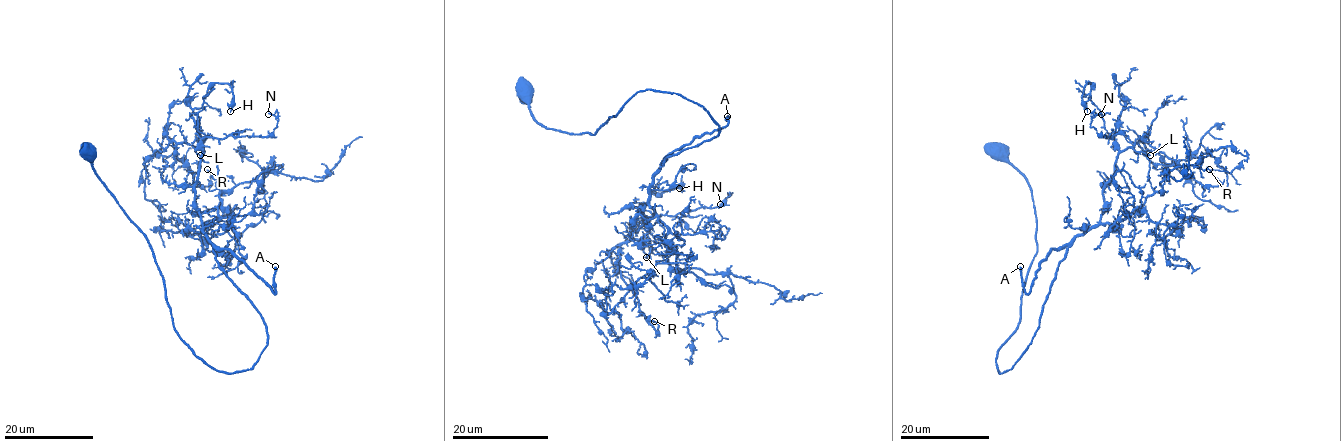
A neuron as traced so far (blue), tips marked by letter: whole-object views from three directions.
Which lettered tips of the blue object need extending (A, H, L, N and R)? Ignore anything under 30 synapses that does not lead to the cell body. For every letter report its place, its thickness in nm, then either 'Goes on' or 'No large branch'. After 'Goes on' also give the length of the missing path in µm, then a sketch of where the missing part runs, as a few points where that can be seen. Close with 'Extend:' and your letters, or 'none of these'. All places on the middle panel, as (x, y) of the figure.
A: Place: (727, 116). Thickness 320 nm. Goes on. Missing length about 120 µm. Course of what is missing: (727, 116), (806, 157), (799, 276), (771, 303), (698, 331), (669, 280)
H: Place: (679, 188). Thickness 110 nm. No large branch
L: Place: (646, 257). Thickness 170 nm. Goes on. Missing length about 20 µm. Course of what is missing: (646, 257), (654, 275), (681, 308), (684, 317)
N: Place: (720, 204). Thickness 110 nm. No large branch
R: Place: (654, 321). Thickness 130 nm. No large branch
Extend: A, L

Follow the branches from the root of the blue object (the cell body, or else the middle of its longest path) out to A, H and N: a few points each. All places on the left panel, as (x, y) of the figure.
A: (90, 150), (151, 248), (173, 329), (212, 368), (249, 370), (267, 344), (214, 247), (275, 293), (275, 266)
H: (90, 150), (177, 334), (249, 370), (267, 329), (195, 202), (215, 82), (230, 111)
N: (90, 150), (177, 334), (235, 373), (267, 329), (195, 183), (205, 137), (269, 136), (268, 114)

